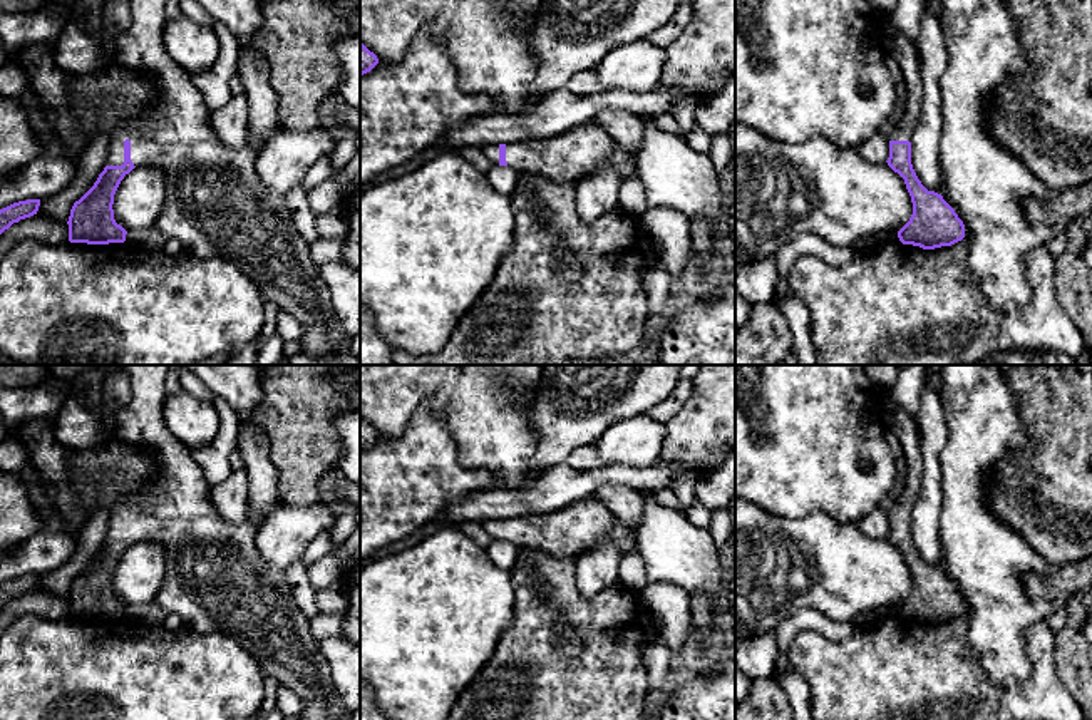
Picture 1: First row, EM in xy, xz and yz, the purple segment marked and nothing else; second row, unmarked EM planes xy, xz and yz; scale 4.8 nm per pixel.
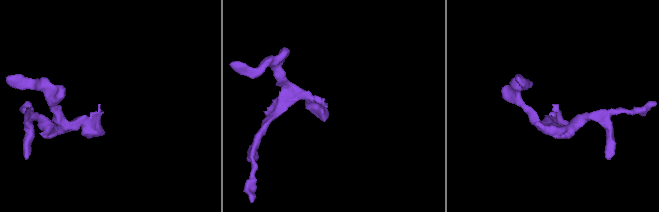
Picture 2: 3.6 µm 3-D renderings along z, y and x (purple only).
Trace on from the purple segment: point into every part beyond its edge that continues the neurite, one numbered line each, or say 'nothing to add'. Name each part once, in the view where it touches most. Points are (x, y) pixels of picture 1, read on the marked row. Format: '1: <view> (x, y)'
1: xy (216, 205)

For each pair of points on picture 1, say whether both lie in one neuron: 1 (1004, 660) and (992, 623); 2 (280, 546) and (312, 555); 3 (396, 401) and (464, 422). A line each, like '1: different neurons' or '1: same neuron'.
1: same neuron
2: different neurons
3: same neuron

